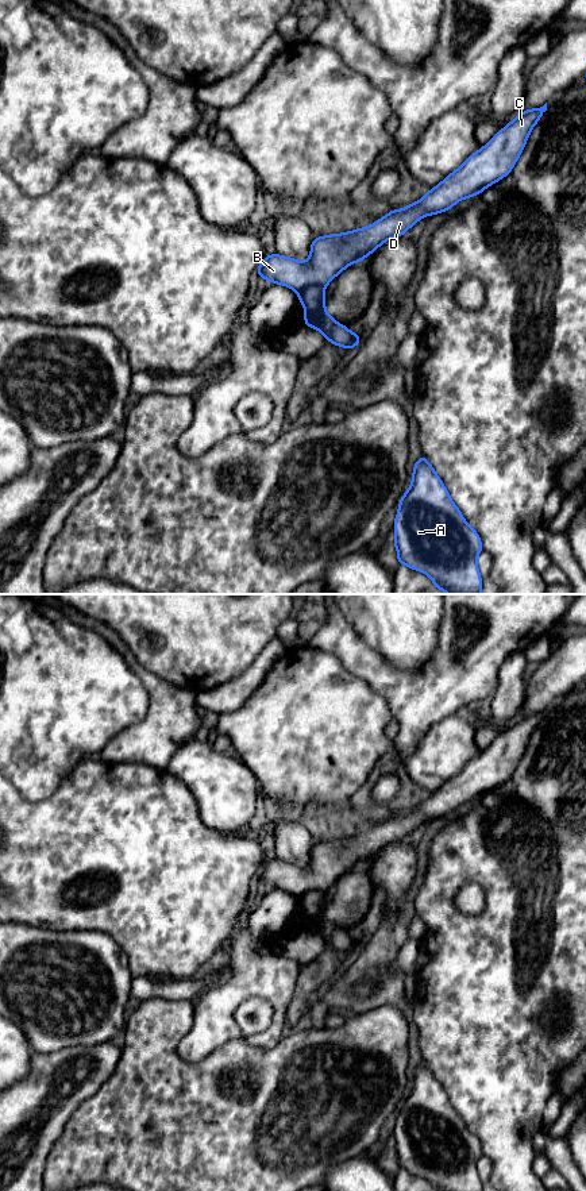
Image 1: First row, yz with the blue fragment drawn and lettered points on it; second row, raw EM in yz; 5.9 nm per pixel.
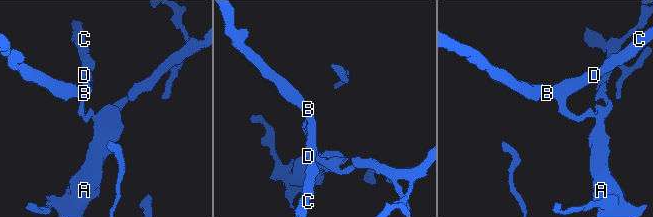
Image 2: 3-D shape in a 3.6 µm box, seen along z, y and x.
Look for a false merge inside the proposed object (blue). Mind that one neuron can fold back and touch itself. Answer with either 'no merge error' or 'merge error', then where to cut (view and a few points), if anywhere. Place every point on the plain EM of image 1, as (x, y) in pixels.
merge error | yz (323, 891), (307, 890), (297, 897)

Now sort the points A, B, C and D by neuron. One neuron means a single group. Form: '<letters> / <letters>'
A / B C D

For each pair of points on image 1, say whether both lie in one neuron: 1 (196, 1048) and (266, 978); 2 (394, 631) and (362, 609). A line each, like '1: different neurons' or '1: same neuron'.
1: same neuron
2: same neuron

